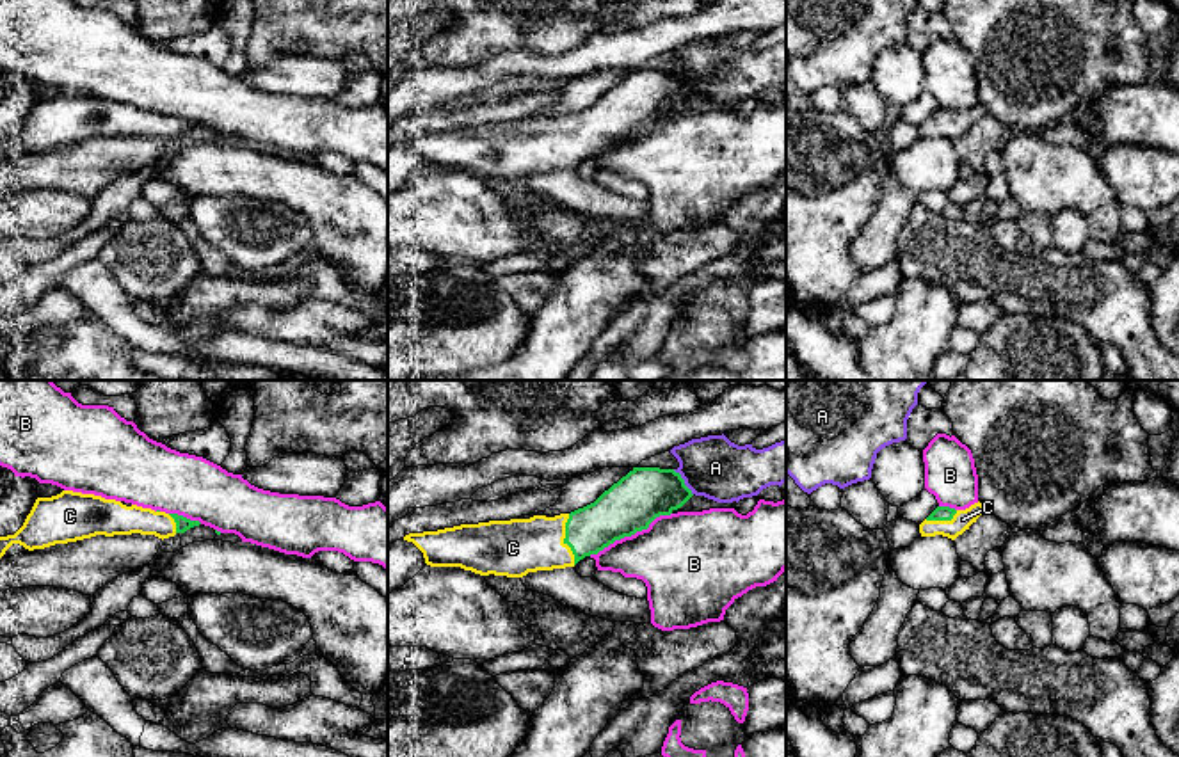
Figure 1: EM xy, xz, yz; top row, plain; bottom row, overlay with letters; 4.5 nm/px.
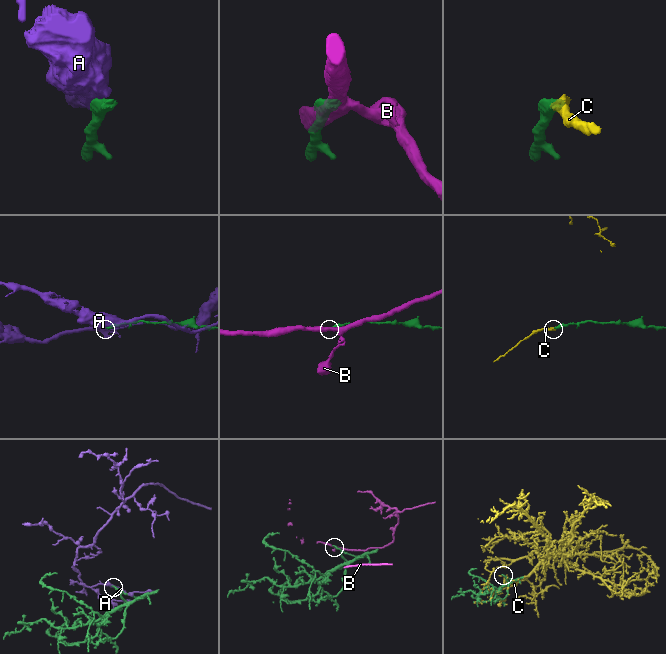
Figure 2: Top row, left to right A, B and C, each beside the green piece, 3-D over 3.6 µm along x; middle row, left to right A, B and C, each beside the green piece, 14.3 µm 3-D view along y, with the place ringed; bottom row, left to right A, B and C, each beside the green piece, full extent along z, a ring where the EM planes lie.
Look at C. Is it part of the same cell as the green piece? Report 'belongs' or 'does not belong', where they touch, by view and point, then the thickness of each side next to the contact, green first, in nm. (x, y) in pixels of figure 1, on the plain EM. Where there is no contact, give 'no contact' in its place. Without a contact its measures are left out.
belongs; meets green in xz at (564, 141); 220 nm thick on the green side, 260 nm on the other

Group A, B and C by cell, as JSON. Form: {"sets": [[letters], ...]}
{"sets": [["A"], ["B"], ["C"]]}

